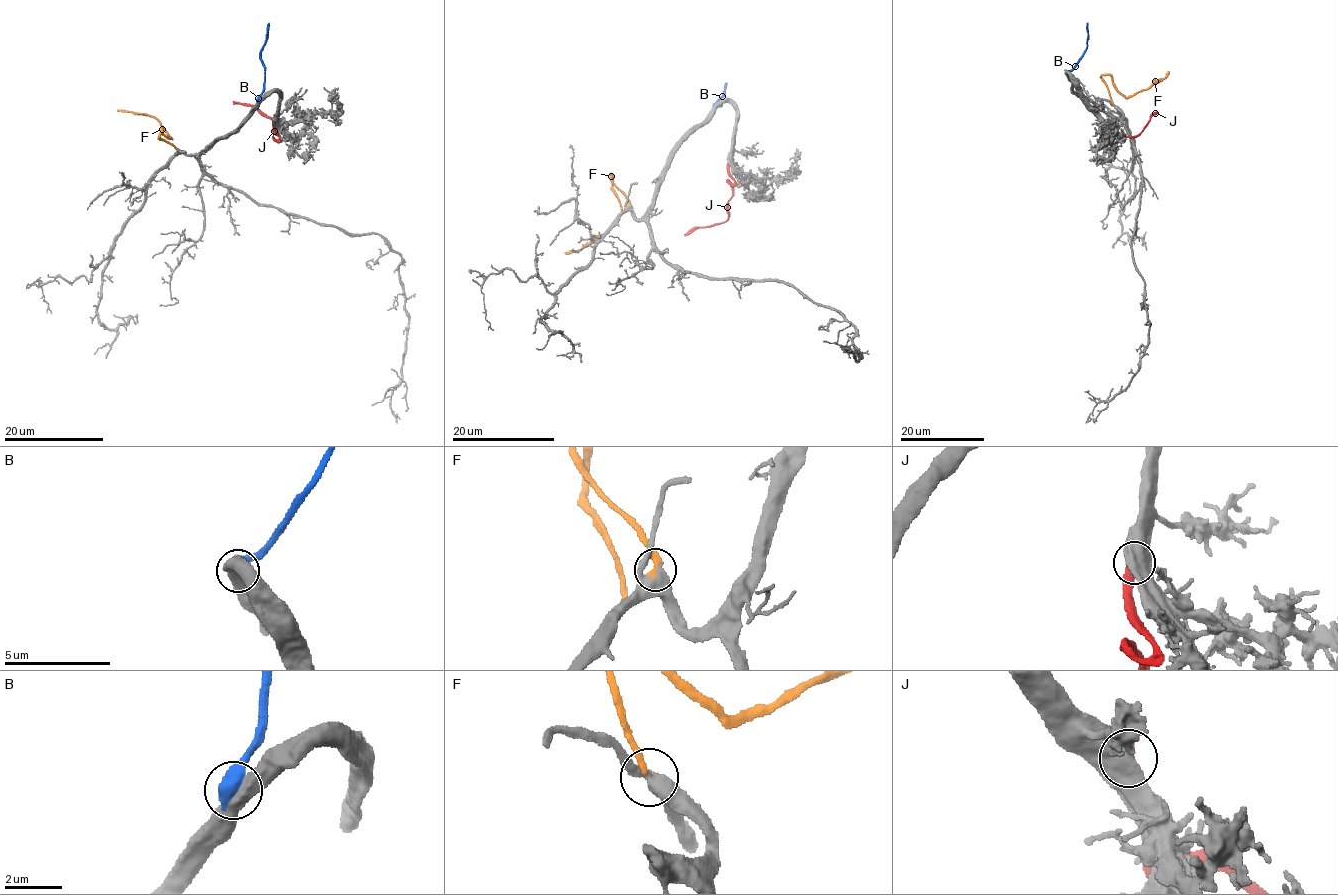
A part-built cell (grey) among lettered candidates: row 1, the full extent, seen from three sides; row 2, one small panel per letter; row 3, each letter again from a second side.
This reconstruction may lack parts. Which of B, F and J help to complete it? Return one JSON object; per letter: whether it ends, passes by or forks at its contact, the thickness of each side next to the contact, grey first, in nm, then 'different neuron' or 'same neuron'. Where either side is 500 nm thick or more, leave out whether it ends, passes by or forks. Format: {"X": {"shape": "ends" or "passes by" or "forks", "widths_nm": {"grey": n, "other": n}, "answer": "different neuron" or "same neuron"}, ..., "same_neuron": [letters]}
{"B": {"widths_nm": {"grey": 550, "other": 600}, "answer": "different neuron"}, "F": {"shape": "ends", "widths_nm": {"grey": 480, "other": 280}, "answer": "same neuron"}, "J": {"widths_nm": {"grey": 600, "other": 400}, "answer": "different neuron"}, "same_neuron": ["F"]}

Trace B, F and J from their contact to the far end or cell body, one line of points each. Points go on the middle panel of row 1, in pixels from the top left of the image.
B: (715, 105), (721, 103), (718, 104), (726, 83)
F: (628, 205), (625, 194), (609, 174), (621, 215), (601, 236), (565, 254)
J: (729, 161), (734, 181), (727, 181), (731, 183), (732, 196), (728, 219), (697, 226), (684, 234)

